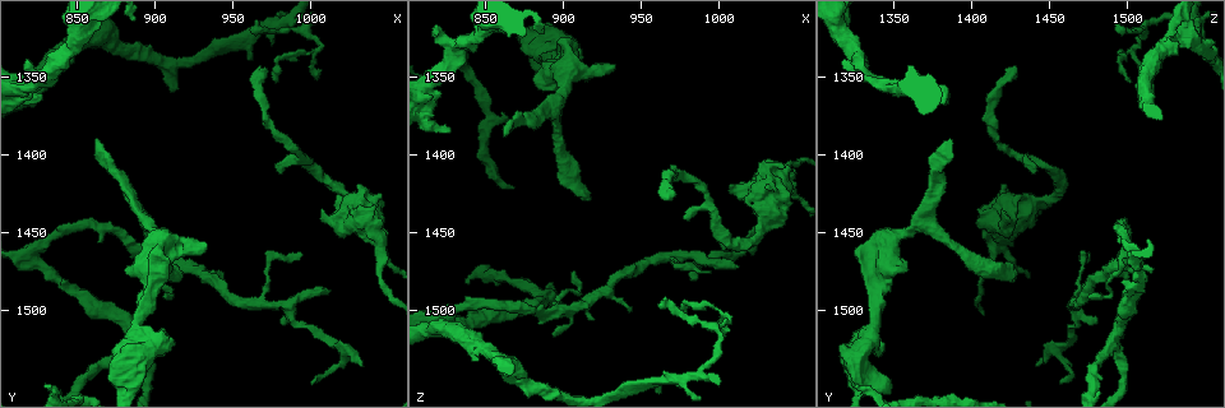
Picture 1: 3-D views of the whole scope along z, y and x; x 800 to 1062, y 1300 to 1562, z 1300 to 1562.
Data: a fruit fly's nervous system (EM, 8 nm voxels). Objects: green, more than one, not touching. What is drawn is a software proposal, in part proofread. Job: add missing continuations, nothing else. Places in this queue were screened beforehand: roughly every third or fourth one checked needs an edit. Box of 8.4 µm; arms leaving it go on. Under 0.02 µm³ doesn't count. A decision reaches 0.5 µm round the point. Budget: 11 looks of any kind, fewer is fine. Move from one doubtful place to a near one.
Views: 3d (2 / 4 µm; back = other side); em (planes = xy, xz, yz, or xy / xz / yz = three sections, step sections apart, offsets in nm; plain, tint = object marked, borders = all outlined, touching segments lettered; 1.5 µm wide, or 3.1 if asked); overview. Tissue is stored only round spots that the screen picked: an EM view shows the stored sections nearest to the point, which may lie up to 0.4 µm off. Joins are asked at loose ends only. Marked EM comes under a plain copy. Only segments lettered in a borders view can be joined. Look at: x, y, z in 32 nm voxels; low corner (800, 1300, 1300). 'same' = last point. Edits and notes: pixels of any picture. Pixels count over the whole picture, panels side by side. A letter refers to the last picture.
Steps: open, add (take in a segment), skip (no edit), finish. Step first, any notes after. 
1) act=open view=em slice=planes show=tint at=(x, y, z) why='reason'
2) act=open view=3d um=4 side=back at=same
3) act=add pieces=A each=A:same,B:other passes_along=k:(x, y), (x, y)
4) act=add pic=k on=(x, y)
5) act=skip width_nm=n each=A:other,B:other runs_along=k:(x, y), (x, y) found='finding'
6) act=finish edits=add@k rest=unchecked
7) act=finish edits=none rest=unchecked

act=open view=em slice=planes show=borders at=(1012, 1488, 1472) why='branch stops here'

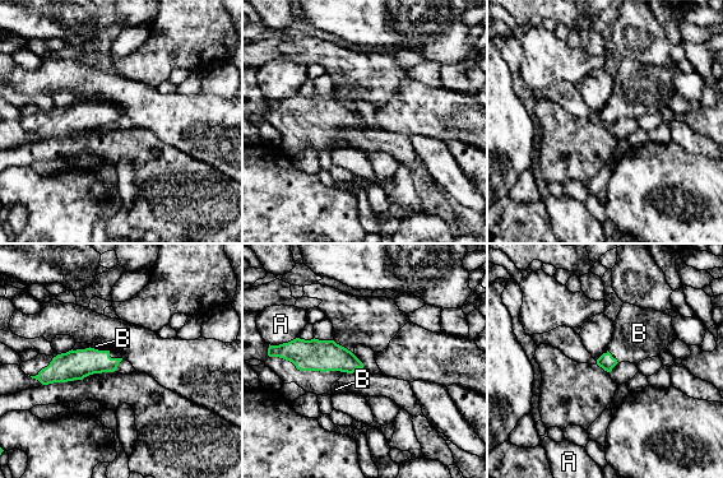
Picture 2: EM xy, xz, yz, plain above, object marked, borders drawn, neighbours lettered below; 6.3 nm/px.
act=add pieces=B width_nm=100 longest_contact=A:120nm each=A:other,B:same found='it goes on there'

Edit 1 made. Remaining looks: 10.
act=open view=overview why='see it whole again'

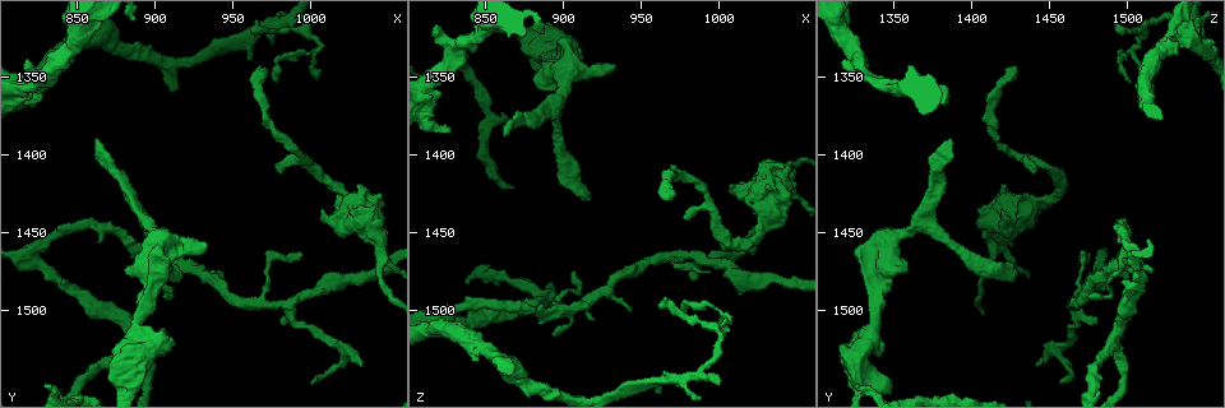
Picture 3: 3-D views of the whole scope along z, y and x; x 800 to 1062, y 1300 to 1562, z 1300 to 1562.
act=open view=3d um=2 at=(918, 1478, 1430) why='free end'

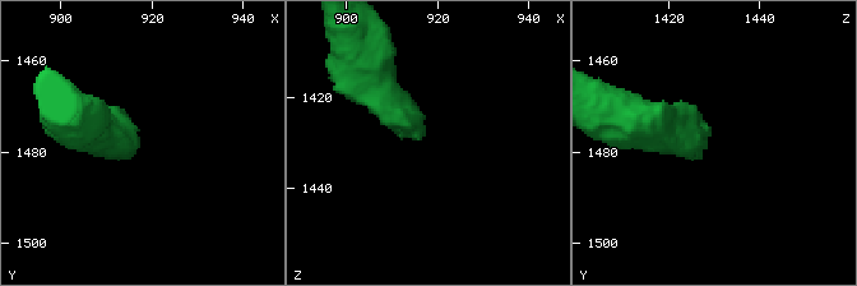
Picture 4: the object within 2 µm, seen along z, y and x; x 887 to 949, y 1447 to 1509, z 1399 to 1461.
act=open view=em slice=planes show=borders at=(918, 1478, 1428) why='need the tissue'

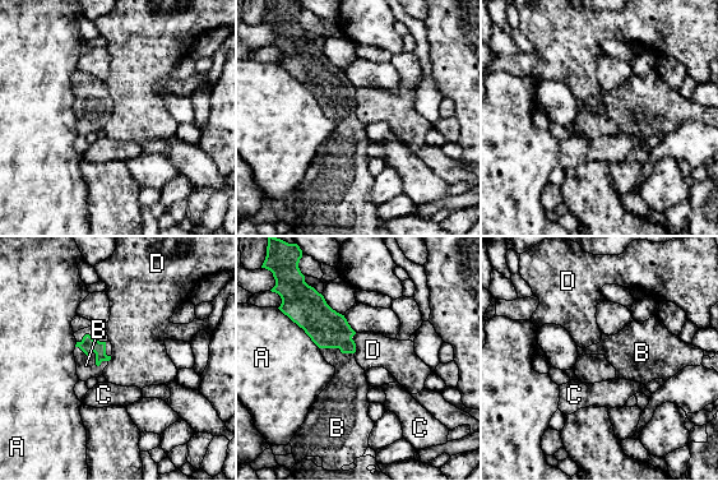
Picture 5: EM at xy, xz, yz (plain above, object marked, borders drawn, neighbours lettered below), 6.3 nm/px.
act=add pieces=B each=A:other,B:same,C:other,D:other passes_along=5:(88, 345), (96, 355), (86, 365) found='it goes on there'

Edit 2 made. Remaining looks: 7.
act=open view=em slice=planes show=tint at=(976, 1406, 1440) why='thin end'

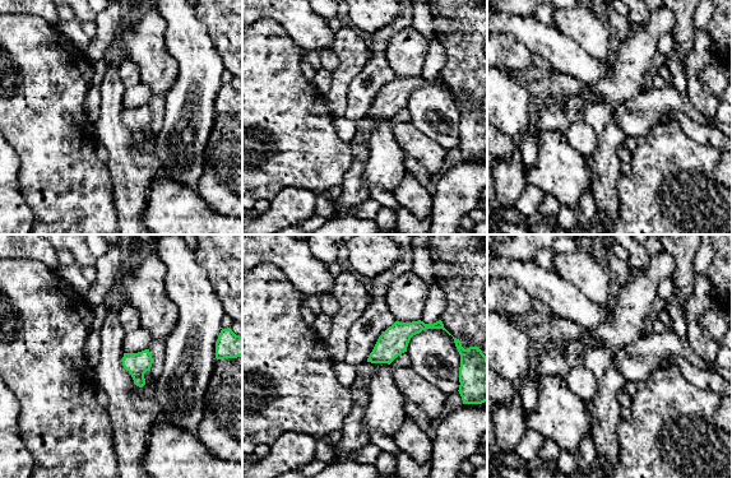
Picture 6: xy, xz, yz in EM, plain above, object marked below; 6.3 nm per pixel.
act=open view=em slice=planes show=borders at=same

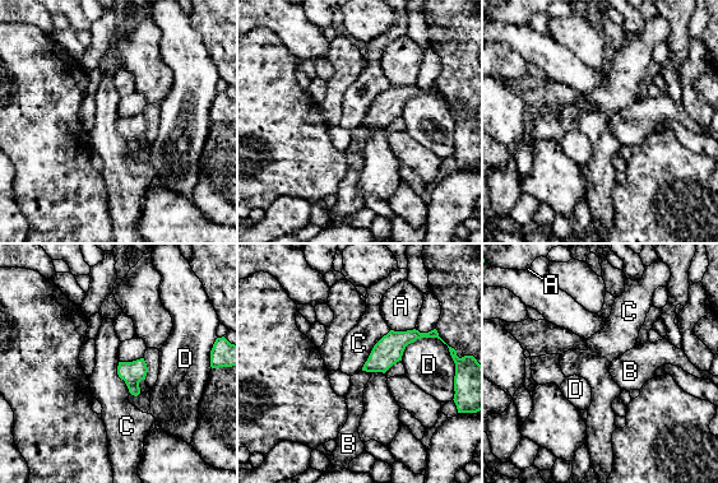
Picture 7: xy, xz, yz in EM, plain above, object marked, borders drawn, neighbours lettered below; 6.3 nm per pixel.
act=add pieces=B longest_contact=C:320nm each=A:other,B:same,C:other,D:other found='the cell continues'

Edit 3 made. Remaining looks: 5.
act=open view=overview

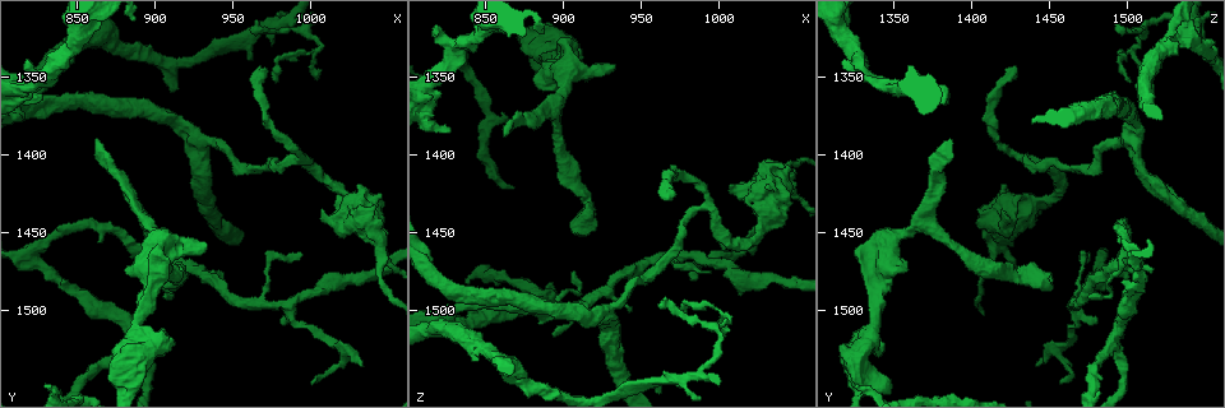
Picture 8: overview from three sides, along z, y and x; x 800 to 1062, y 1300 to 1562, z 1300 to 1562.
act=open view=em slice=yz step=8 show=tint at=(862, 1394, 1388) why='an open end'

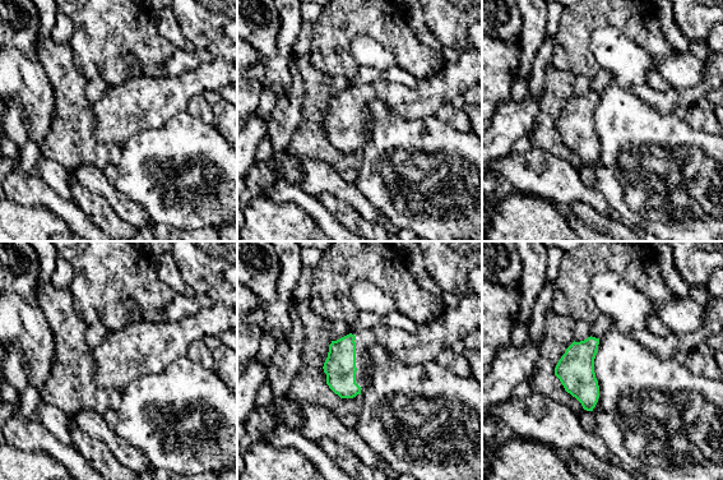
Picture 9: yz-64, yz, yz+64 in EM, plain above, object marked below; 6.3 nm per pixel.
act=open view=em slice=planes show=borders at=same why='cut it another way'

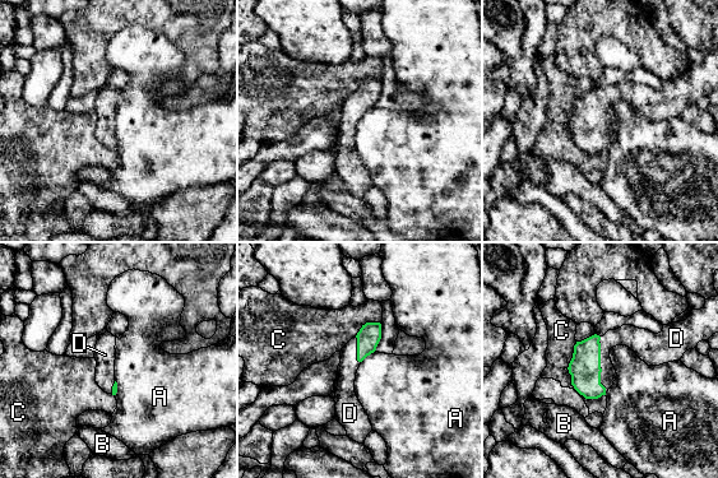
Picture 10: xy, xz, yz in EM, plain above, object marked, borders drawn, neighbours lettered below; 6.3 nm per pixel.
act=add pieces=D each=A:other,B:other,C:other,D:same found='it goes on there'

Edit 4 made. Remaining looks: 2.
act=finish edits=add@2,add@5,add@7,add@10 rest=unchecked

